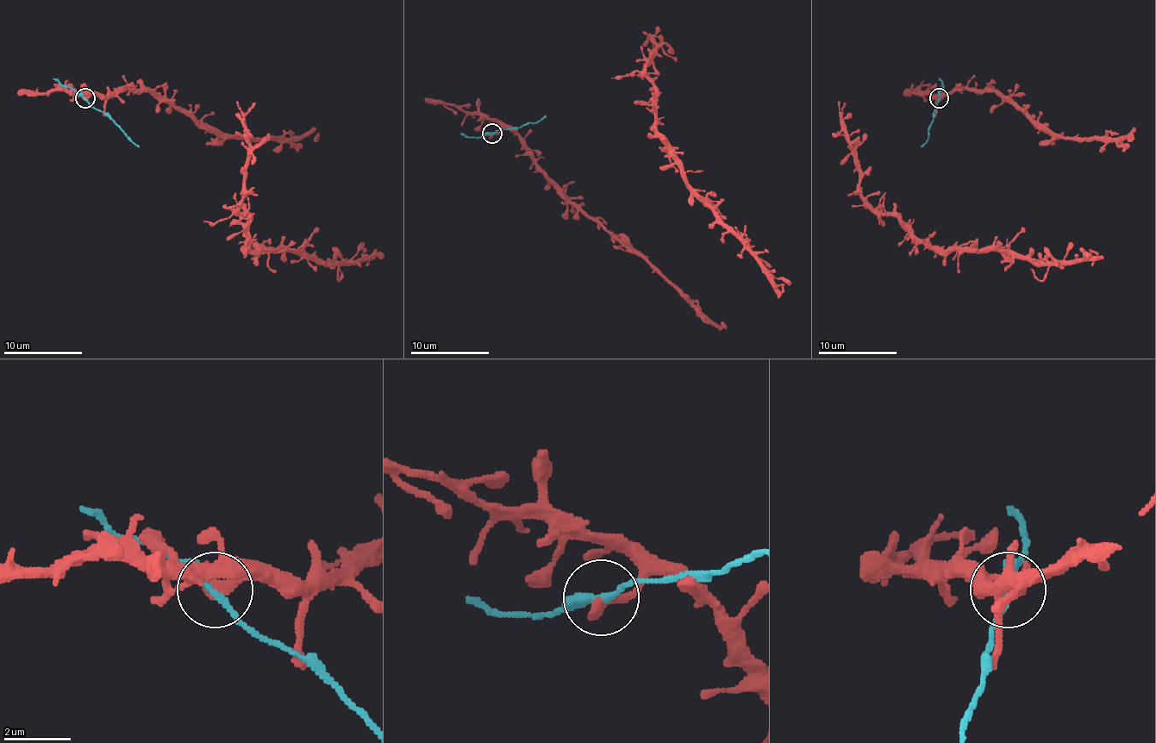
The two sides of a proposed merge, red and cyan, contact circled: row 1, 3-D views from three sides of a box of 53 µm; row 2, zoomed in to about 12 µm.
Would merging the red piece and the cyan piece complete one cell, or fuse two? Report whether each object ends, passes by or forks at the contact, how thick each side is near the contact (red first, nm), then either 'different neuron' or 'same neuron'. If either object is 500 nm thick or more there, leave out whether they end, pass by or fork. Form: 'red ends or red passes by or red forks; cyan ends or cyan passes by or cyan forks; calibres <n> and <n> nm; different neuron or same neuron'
red ends; cyan passes by; calibres 440 and 240 nm; different neuron

